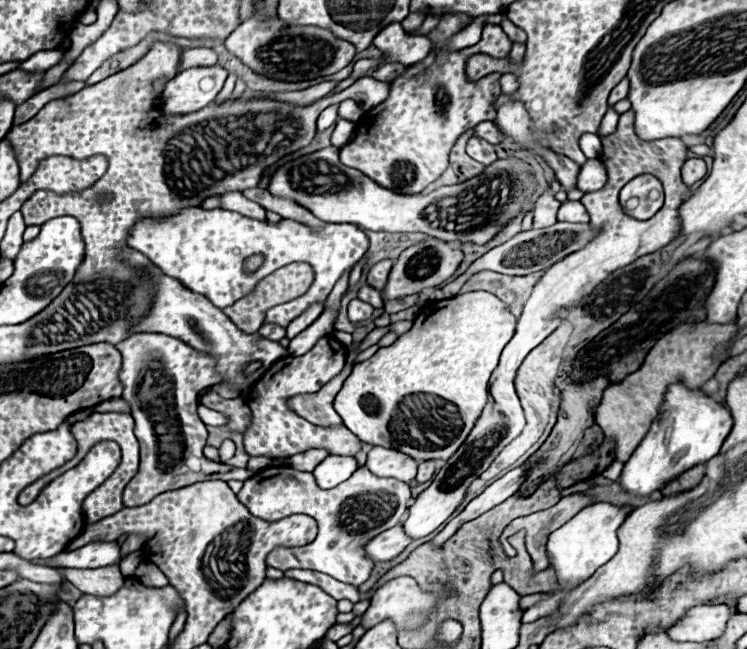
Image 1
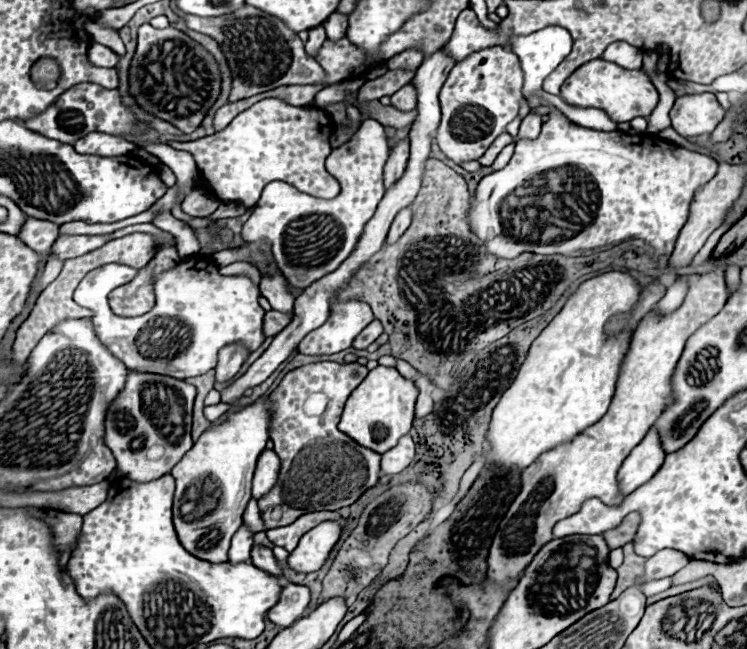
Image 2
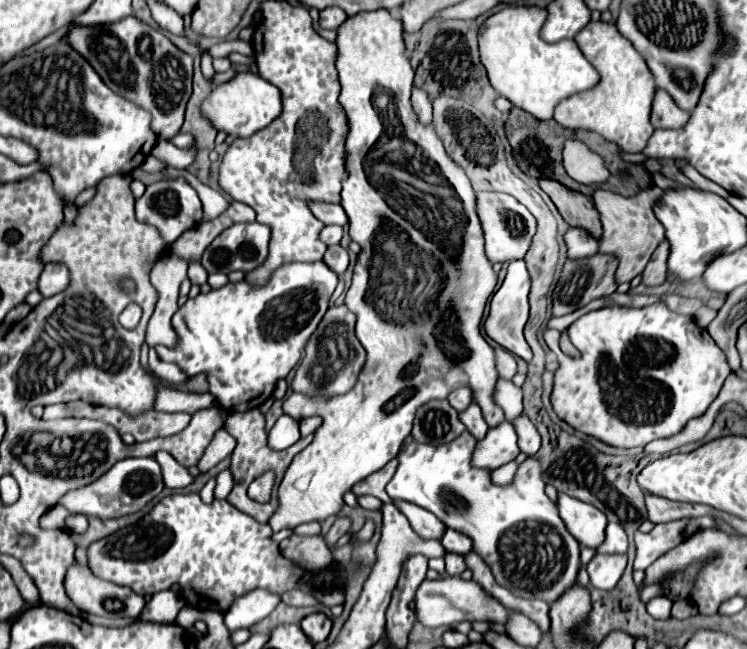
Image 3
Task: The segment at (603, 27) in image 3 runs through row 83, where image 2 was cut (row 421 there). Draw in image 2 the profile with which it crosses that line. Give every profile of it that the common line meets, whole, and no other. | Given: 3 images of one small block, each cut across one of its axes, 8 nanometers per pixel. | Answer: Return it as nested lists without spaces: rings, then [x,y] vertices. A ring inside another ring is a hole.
[[[716,268],[708,274],[692,274],[688,278],[688,286],[690,286],[688,296],[676,312],[672,312],[668,316],[658,316],[658,314],[650,312],[646,316],[646,322],[642,322],[642,326],[638,326],[638,330],[634,330],[632,340],[630,340],[630,350],[628,350],[628,354],[622,362],[622,368],[618,372],[614,398],[612,398],[610,408],[604,414],[604,418],[598,420],[588,430],[584,430],[582,434],[578,434],[578,438],[574,438],[574,442],[568,442],[568,446],[556,446],[554,450],[548,450],[546,454],[542,454],[542,458],[538,458],[538,462],[534,462],[534,466],[528,466],[522,472],[520,492],[514,498],[514,502],[510,504],[502,522],[498,524],[498,532],[494,534],[492,544],[490,544],[488,578],[494,584],[502,586],[510,580],[518,580],[520,574],[526,570],[526,566],[536,556],[536,552],[546,542],[552,540],[554,524],[576,514],[586,500],[600,498],[604,504],[610,504],[610,506],[616,506],[624,500],[624,496],[618,494],[616,474],[618,474],[622,462],[626,460],[626,456],[632,452],[632,448],[640,444],[640,440],[648,434],[650,426],[658,420],[658,416],[666,408],[666,402],[670,402],[670,378],[672,378],[674,366],[678,364],[678,358],[684,350],[686,338],[690,338],[690,334],[694,334],[694,330],[698,330],[698,326],[702,326],[702,322],[708,322],[714,314],[718,314],[718,310],[722,310],[722,306],[728,300],[724,268]]]

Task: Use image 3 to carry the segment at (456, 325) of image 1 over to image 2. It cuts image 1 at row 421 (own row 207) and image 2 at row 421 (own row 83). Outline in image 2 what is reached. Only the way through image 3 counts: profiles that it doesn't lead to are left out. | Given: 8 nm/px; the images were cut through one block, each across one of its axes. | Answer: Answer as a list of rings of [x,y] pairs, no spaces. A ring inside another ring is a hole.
[[[378,366],[368,372],[364,382],[350,394],[338,430],[350,436],[354,442],[358,442],[364,448],[370,448],[378,454],[388,452],[398,440],[410,432],[414,422],[414,404],[416,404],[416,392],[418,388],[414,382],[402,378],[396,368]]]

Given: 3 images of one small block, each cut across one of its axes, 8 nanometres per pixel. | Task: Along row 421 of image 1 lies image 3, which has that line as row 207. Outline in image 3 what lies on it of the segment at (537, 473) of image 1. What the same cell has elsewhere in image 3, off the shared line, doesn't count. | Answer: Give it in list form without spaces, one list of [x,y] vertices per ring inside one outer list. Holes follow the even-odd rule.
[[[542,178],[540,180],[540,188],[552,198],[552,202],[556,204],[558,212],[562,214],[562,218],[574,226],[574,228],[582,228],[586,230],[592,238],[600,238],[602,234],[602,226],[598,220],[598,212],[594,208],[594,200],[592,196],[574,192],[562,184],[558,184],[556,180],[548,180]]]

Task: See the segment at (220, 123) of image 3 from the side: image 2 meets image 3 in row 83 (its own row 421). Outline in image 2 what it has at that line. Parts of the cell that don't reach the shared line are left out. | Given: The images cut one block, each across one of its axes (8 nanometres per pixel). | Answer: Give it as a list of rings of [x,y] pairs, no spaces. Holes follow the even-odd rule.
[[[260,396],[250,406],[232,414],[220,426],[208,428],[192,450],[172,468],[176,478],[174,526],[182,546],[200,560],[222,564],[228,562],[228,548],[234,532],[242,526],[242,514],[252,498],[252,474],[256,460],[266,448],[270,428],[268,398]]]

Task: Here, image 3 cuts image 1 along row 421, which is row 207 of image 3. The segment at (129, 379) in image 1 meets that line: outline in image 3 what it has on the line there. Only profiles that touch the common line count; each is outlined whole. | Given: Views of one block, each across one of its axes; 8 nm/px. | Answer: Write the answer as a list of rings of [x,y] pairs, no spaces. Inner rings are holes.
[[[184,178],[162,180],[162,182],[146,186],[144,196],[140,196],[136,200],[136,220],[154,226],[160,232],[162,240],[166,244],[170,244],[182,232],[194,228],[202,220],[202,204],[200,204],[200,198],[198,198],[196,190]]]

